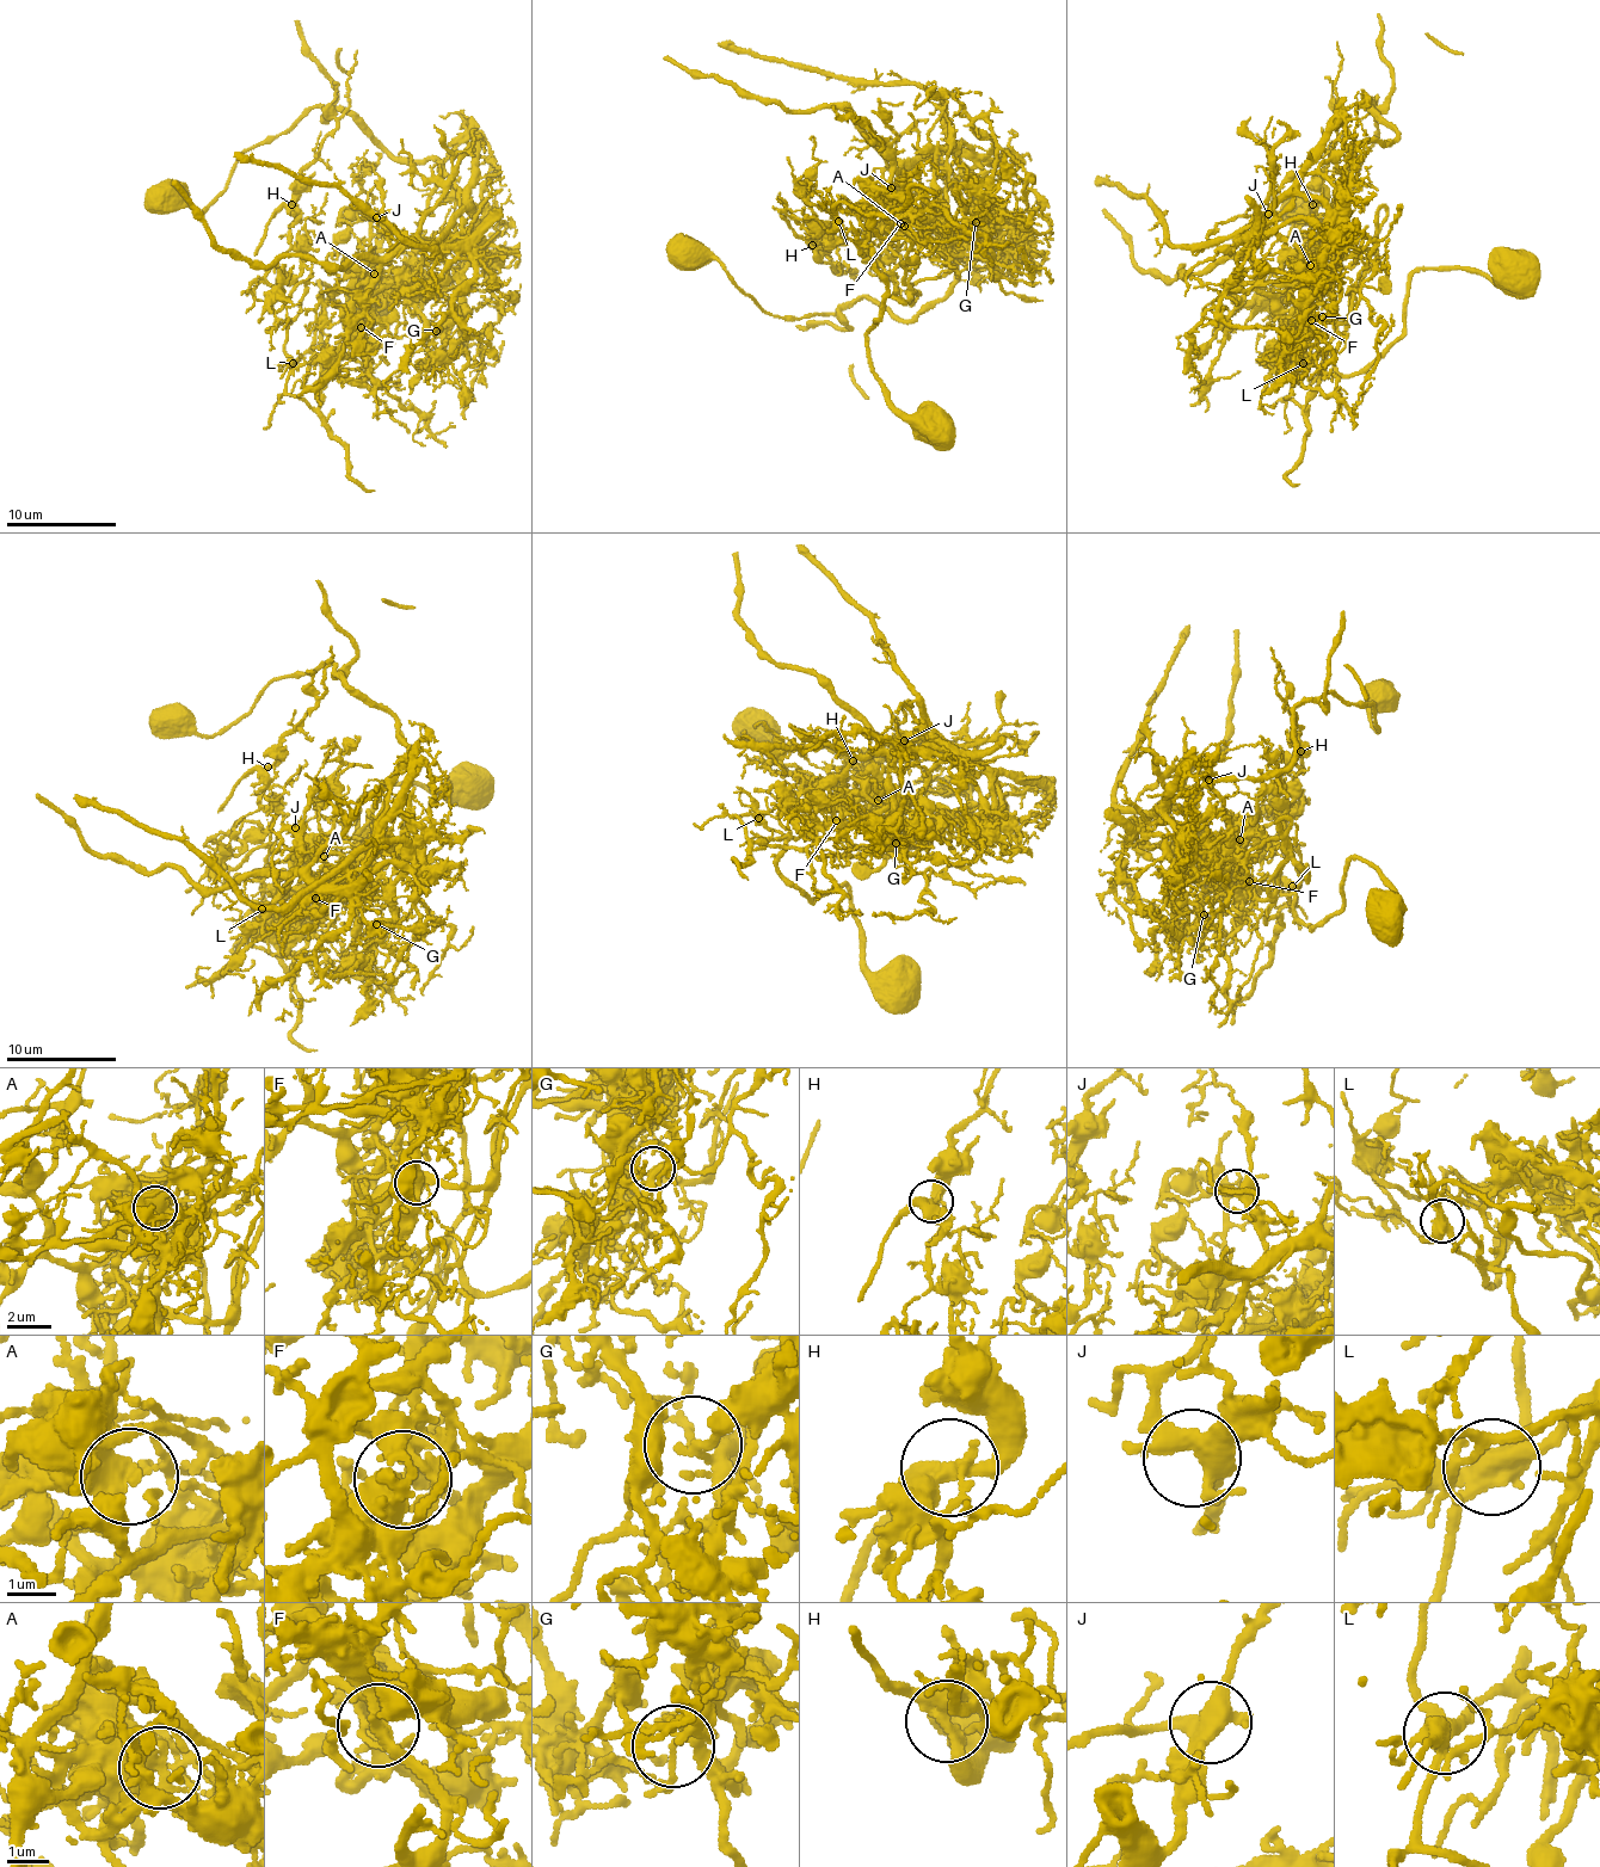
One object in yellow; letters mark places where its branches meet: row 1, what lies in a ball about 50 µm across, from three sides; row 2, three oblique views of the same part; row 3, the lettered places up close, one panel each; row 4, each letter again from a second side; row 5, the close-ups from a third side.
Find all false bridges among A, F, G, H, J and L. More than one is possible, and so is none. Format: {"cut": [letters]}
{"cut": ["A", "F", "G", "L"]}

